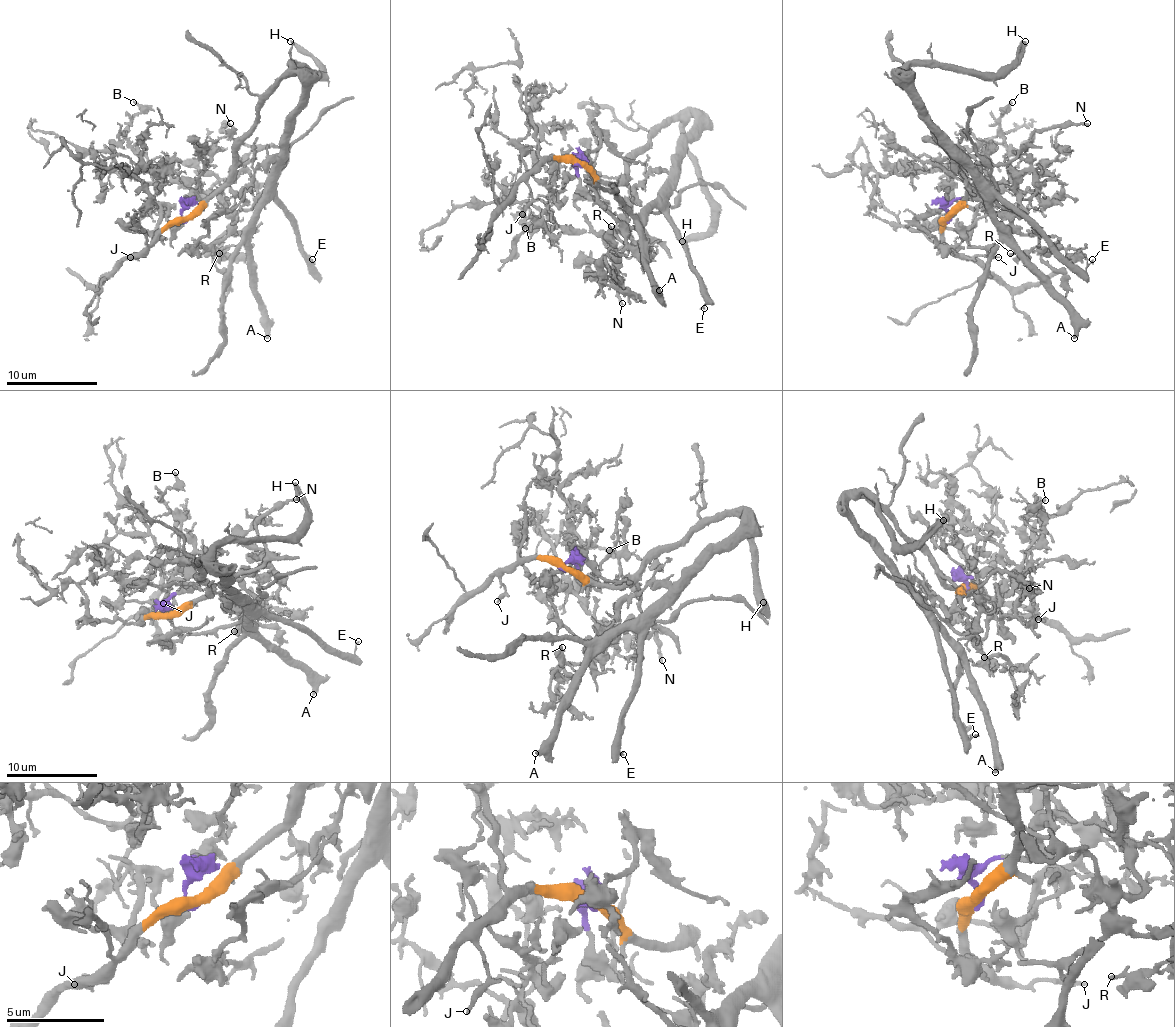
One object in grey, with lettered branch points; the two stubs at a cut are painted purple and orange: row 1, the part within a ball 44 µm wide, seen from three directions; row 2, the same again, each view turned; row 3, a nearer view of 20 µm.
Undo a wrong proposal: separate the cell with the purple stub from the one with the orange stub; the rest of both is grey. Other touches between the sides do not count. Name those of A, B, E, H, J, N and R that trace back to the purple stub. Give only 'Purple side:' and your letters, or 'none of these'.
Purple side: B, R

